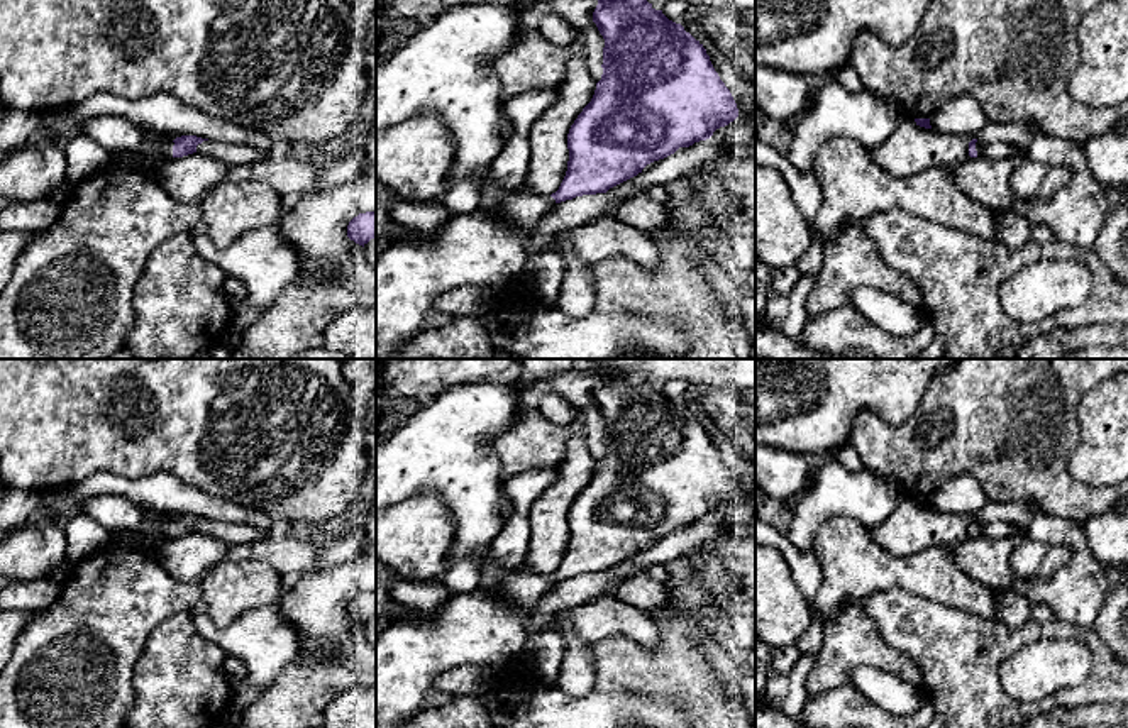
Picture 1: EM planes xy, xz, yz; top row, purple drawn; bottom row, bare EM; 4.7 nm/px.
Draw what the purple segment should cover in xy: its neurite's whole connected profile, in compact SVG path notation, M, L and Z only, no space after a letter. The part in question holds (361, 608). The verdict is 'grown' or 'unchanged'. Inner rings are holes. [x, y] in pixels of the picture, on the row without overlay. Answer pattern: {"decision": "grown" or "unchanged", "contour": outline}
{"decision": "unchanged", "contour": "M366 591L354 596L347 604L347 616L359 625L366 625L376 616L376 591Z"}

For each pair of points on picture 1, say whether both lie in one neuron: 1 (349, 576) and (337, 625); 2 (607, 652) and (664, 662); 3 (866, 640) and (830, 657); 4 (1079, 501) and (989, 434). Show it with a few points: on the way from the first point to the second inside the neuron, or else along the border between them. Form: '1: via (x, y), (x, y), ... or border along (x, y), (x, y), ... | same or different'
1: via (337, 588), (337, 613) | same
2: via (620, 662), (651, 662) | same
3: via (857, 640), (852, 640), (839, 654) | same
4: via (1057, 485), (1011, 441) | same

